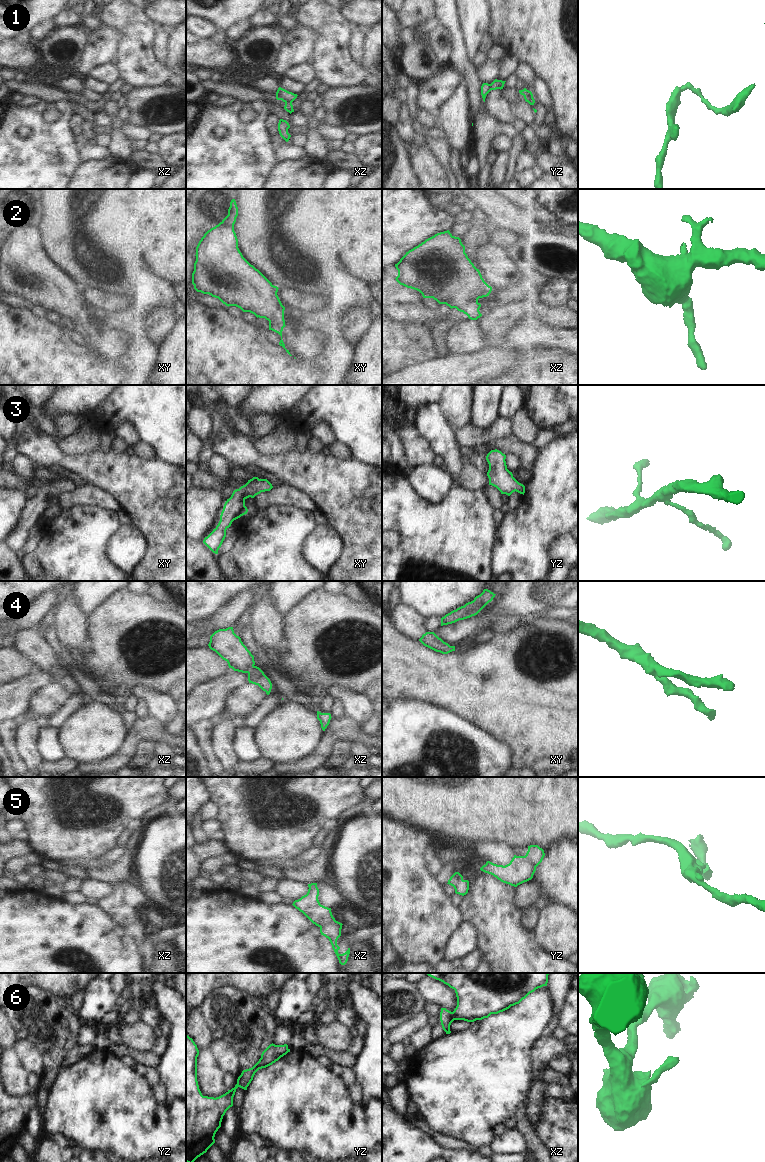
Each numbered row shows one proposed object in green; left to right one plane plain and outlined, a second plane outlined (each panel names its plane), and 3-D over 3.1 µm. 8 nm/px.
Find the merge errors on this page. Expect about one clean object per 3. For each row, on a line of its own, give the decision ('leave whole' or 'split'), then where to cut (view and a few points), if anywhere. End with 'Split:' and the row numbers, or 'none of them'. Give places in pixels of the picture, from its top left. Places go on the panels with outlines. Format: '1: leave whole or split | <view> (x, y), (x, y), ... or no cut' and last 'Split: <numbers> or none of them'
1: split | xz (282, 100), (291, 102)
2: leave whole | no cut
3: leave whole | no cut
4: leave whole | no cut
5: split | xz (334, 918), (320, 927)
6: split | yz (226, 1092), (232, 1098)
Split: 1, 5, 6

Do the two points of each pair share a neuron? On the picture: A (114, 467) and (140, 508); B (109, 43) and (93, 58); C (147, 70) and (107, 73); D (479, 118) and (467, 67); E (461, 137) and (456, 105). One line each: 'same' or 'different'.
A: same
B: same
C: different
D: same
E: same

